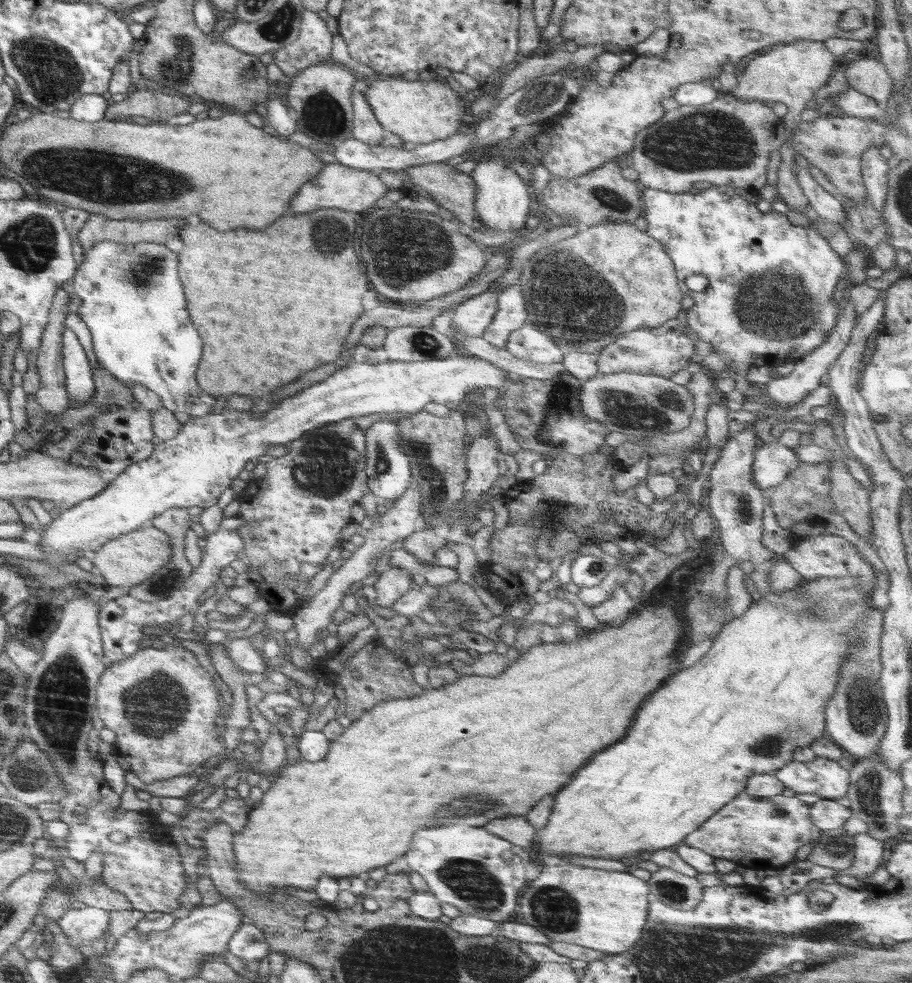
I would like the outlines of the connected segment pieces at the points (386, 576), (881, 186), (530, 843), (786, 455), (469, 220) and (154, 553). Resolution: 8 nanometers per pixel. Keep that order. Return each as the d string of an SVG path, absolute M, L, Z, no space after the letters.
M392 567L374 578L371 583L376 589L376 604L388 608L412 589L412 573L402 567Z
M878 147L867 148L861 154L861 175L871 205L881 213L888 192L889 166Z
M507 816L502 820L492 820L483 827L516 846L526 849L528 854L533 854L533 847L536 844L538 830L532 826L525 816Z
M761 442L754 454L752 477L758 489L764 491L780 485L790 472L794 471L801 462L794 448L781 443Z
M445 161L413 166L412 168L405 168L405 171L410 176L410 182L427 190L432 199L442 206L442 208L446 208L446 210L452 212L460 222L464 222L472 230L485 226L475 209L477 186L469 174L459 172L456 166L448 165Z
M147 522L141 529L114 538L91 554L91 561L98 568L100 576L112 587L132 588L153 576L169 560L173 549L164 531Z

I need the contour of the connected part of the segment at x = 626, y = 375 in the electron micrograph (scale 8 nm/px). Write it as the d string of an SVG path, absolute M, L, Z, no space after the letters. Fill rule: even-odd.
M622 371L600 374L582 383L580 408L592 420L597 420L611 432L622 432L629 438L678 433L690 424L695 404L684 385L660 375Z

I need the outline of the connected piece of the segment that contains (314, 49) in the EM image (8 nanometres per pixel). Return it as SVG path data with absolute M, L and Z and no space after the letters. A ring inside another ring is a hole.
M302 11L301 31L298 39L290 46L276 51L273 56L273 62L283 71L285 83L291 82L306 68L317 64L334 63L331 57L332 38L325 20L320 19L314 12Z

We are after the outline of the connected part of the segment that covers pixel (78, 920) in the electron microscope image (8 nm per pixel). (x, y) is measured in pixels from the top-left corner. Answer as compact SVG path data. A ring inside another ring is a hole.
M86 906L68 909L57 923L69 939L69 943L76 948L78 945L96 942L100 936L106 935L110 919L107 910Z

